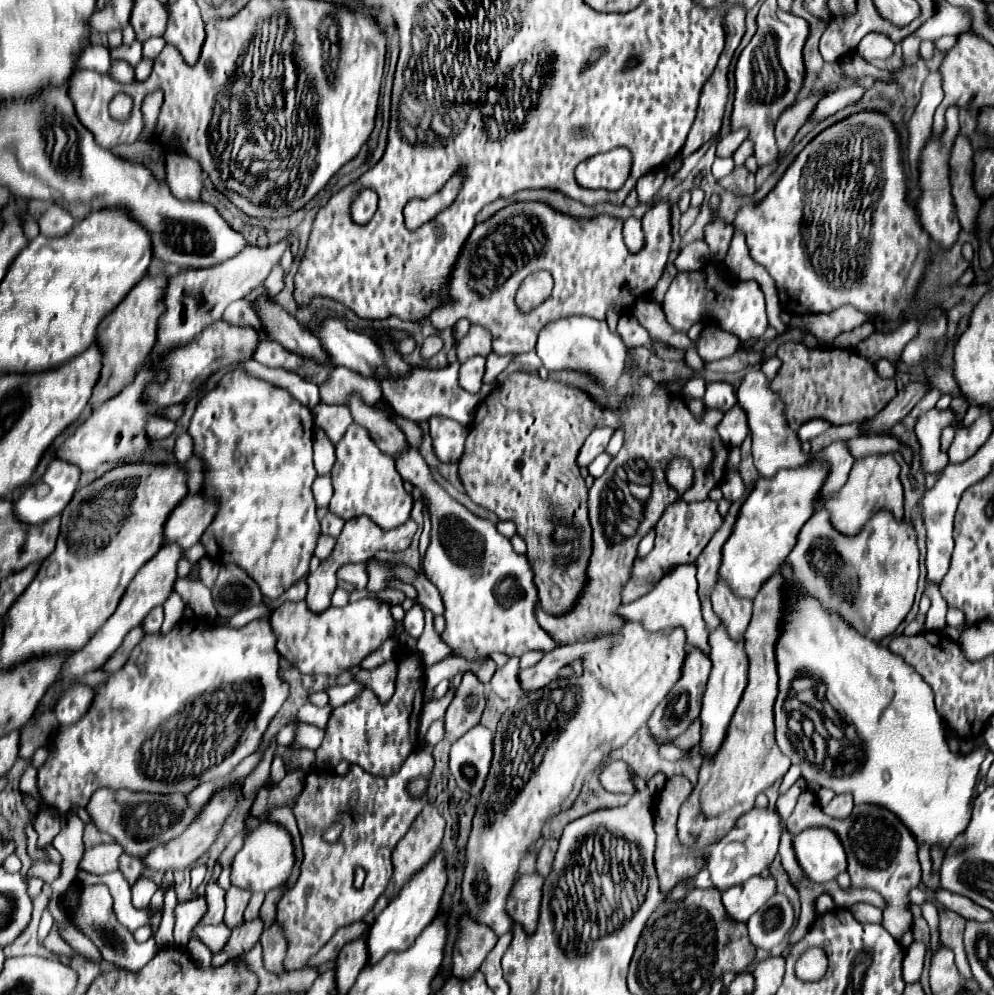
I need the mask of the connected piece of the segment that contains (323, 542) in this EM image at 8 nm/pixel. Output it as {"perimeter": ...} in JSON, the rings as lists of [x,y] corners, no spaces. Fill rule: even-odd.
{"perimeter":[[[322,535],[322,537],[320,537],[320,541],[318,541],[318,547],[316,547],[316,555],[318,555],[320,559],[328,557],[328,555],[332,553],[334,543],[336,543],[336,539],[334,539],[334,537],[326,537],[326,535]]]}

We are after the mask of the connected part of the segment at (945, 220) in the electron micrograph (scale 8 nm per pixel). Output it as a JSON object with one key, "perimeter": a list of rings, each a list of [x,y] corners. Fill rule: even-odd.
{"perimeter":[[[948,107],[946,109],[946,133],[942,135],[942,139],[938,141],[928,141],[928,145],[922,151],[922,165],[920,165],[920,185],[924,189],[920,203],[918,203],[918,211],[920,211],[920,225],[922,229],[930,235],[932,241],[938,241],[942,251],[948,251],[960,233],[960,223],[956,217],[956,209],[952,203],[952,195],[950,195],[950,179],[948,179],[948,155],[952,149],[952,141],[959,133],[959,108]]]}

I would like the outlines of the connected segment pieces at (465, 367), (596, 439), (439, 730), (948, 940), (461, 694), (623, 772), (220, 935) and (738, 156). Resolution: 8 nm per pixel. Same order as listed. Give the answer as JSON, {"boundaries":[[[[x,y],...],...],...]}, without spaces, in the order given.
{"boundaries":[[[[472,357],[466,363],[460,365],[460,387],[472,395],[476,395],[482,387],[482,375],[484,375],[484,357]]],[[[600,427],[600,429],[592,431],[592,435],[586,439],[586,443],[582,445],[582,449],[578,453],[578,459],[576,459],[576,463],[578,463],[580,469],[588,467],[594,461],[594,457],[598,457],[606,449],[612,433],[614,431],[610,427]]],[[[436,721],[436,723],[432,723],[430,725],[430,729],[428,729],[428,747],[434,747],[440,739],[442,739],[442,733],[444,733],[444,727],[442,727],[442,721]]],[[[944,911],[942,917],[940,917],[940,939],[942,939],[942,943],[944,943],[948,949],[952,949],[954,952],[958,971],[960,971],[966,979],[972,979],[972,973],[970,973],[970,965],[963,943],[965,925],[966,919],[964,919],[964,917],[960,917],[960,915],[954,913],[954,911]]],[[[464,673],[462,683],[456,689],[456,697],[452,699],[444,717],[446,731],[460,739],[460,735],[468,733],[472,727],[480,723],[484,705],[486,699],[482,695],[482,683],[474,675]]],[[[608,761],[600,767],[600,785],[608,793],[634,793],[634,783],[624,761]]],[[[220,923],[220,925],[196,925],[196,929],[193,932],[198,935],[198,939],[212,951],[212,953],[218,953],[222,951],[224,943],[228,941],[230,937],[230,929]]],[[[746,139],[746,141],[736,149],[736,153],[734,153],[736,165],[744,165],[744,161],[746,161],[750,155],[754,155],[754,143],[752,143],[750,139]]]]}

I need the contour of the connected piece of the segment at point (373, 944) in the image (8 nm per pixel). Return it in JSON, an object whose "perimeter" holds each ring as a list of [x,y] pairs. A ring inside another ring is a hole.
{"perimeter":[[[438,851],[416,875],[412,875],[400,893],[390,901],[390,905],[378,915],[378,919],[372,923],[368,931],[368,951],[370,951],[370,961],[376,963],[380,957],[384,957],[388,951],[402,951],[408,949],[416,937],[424,931],[426,925],[432,923],[440,909],[440,901],[444,895],[444,887],[448,883],[448,873],[446,873],[446,861],[442,851]]]}

